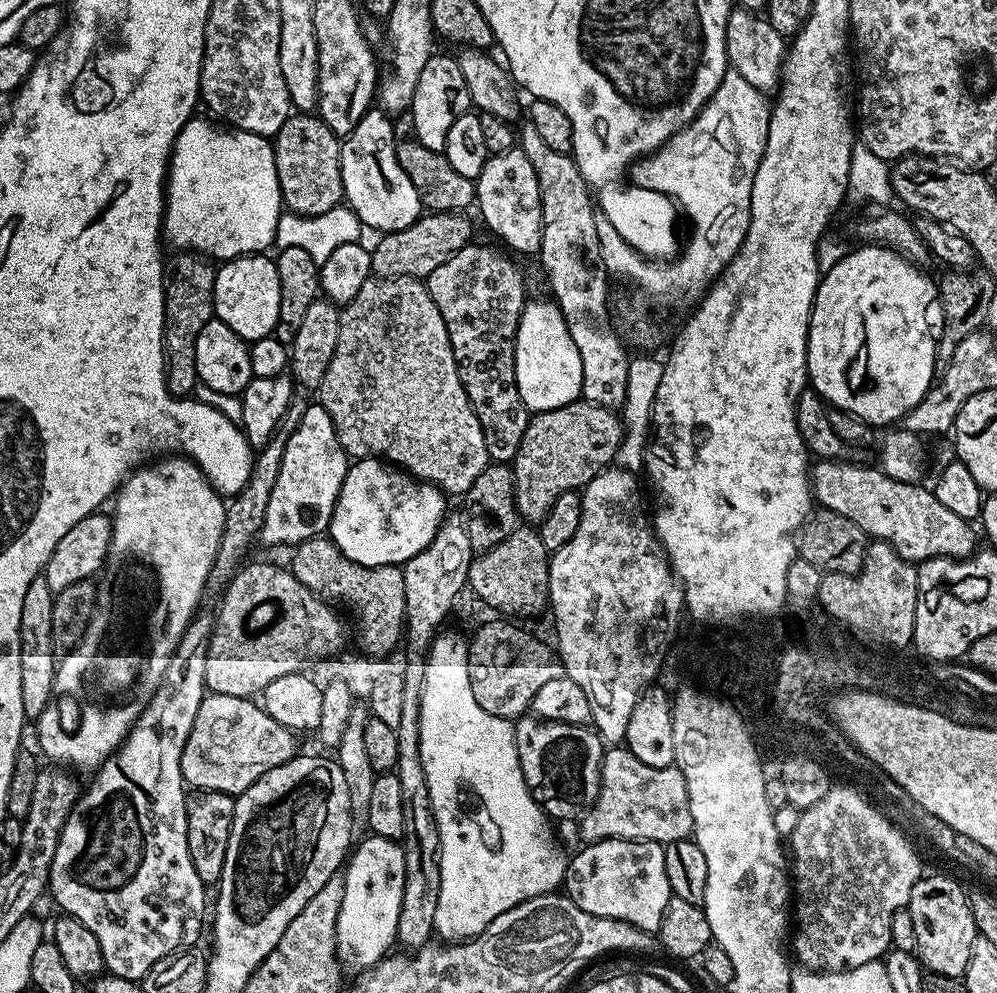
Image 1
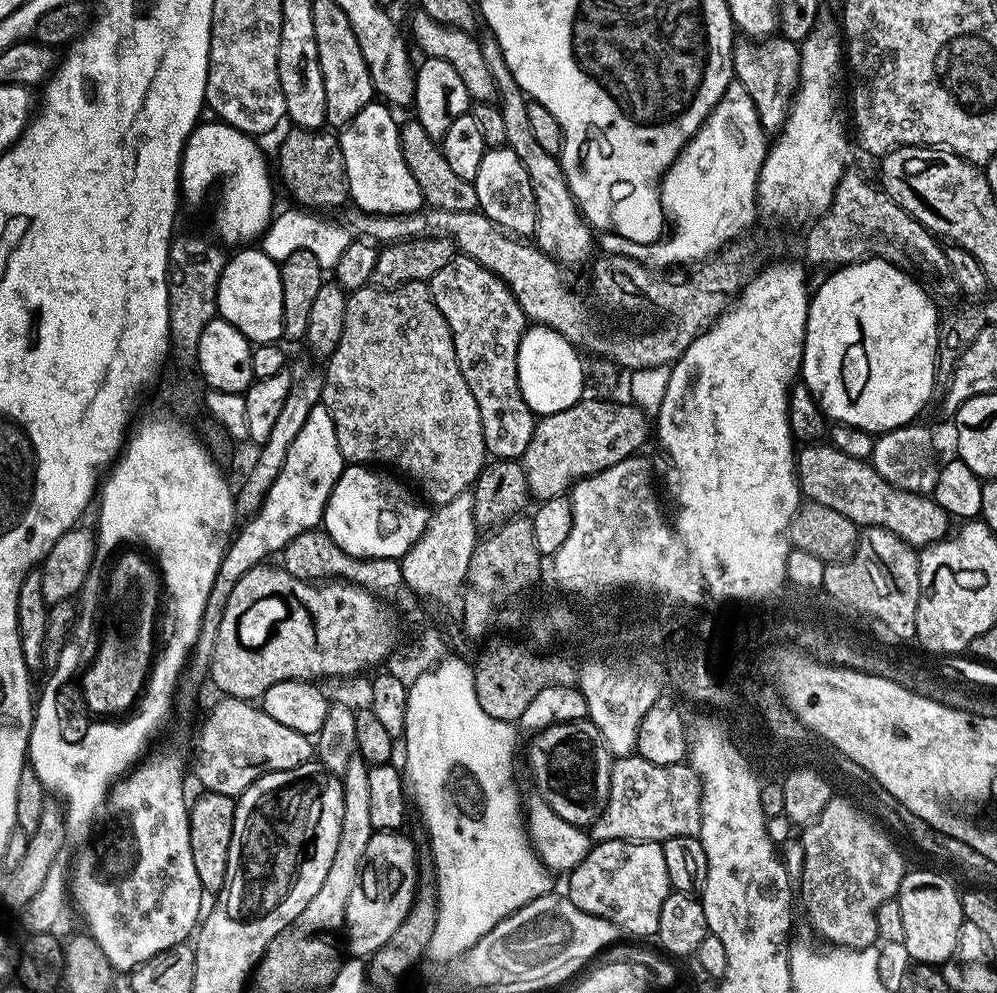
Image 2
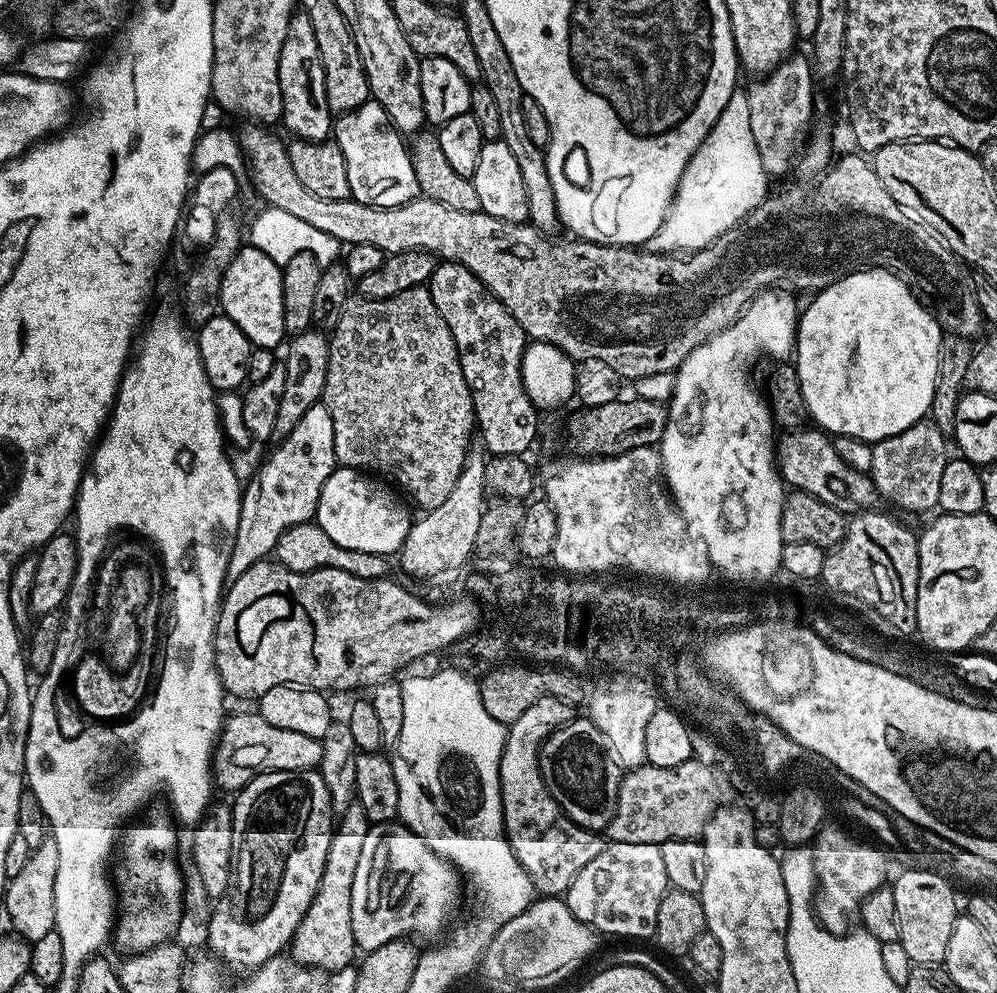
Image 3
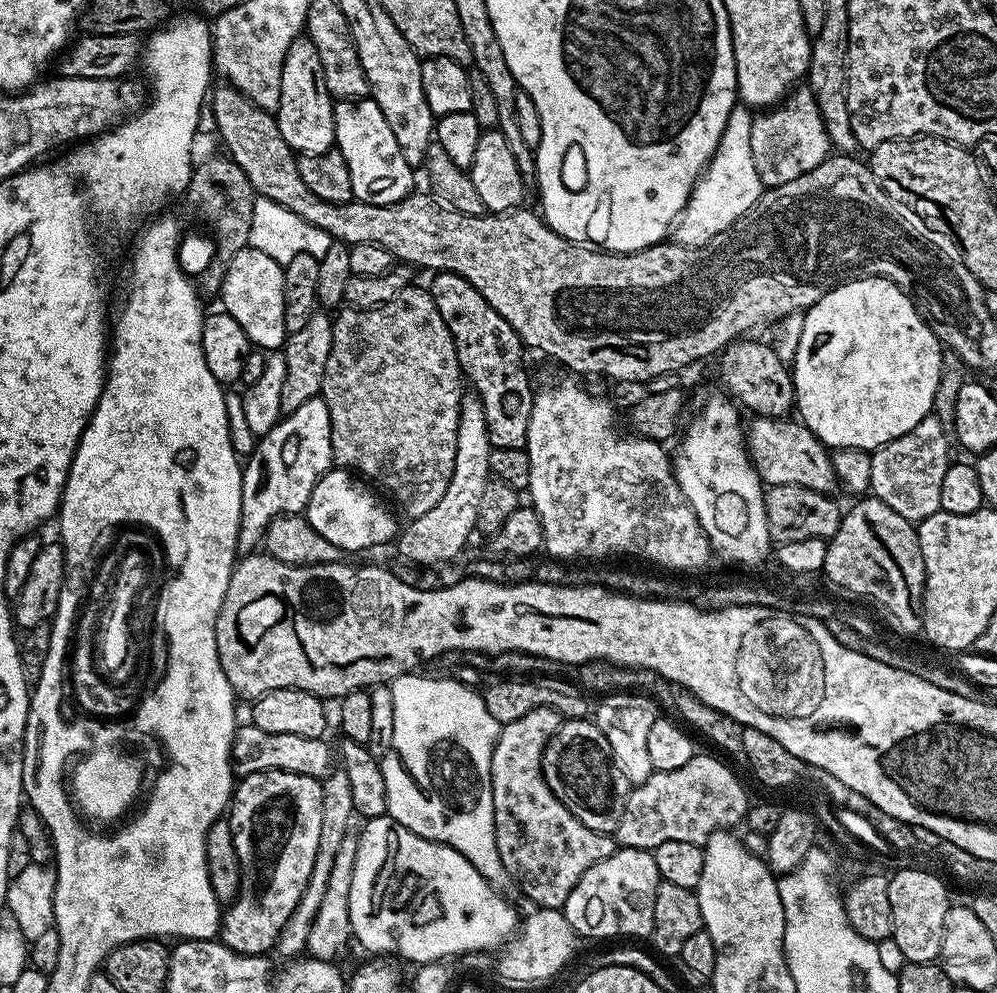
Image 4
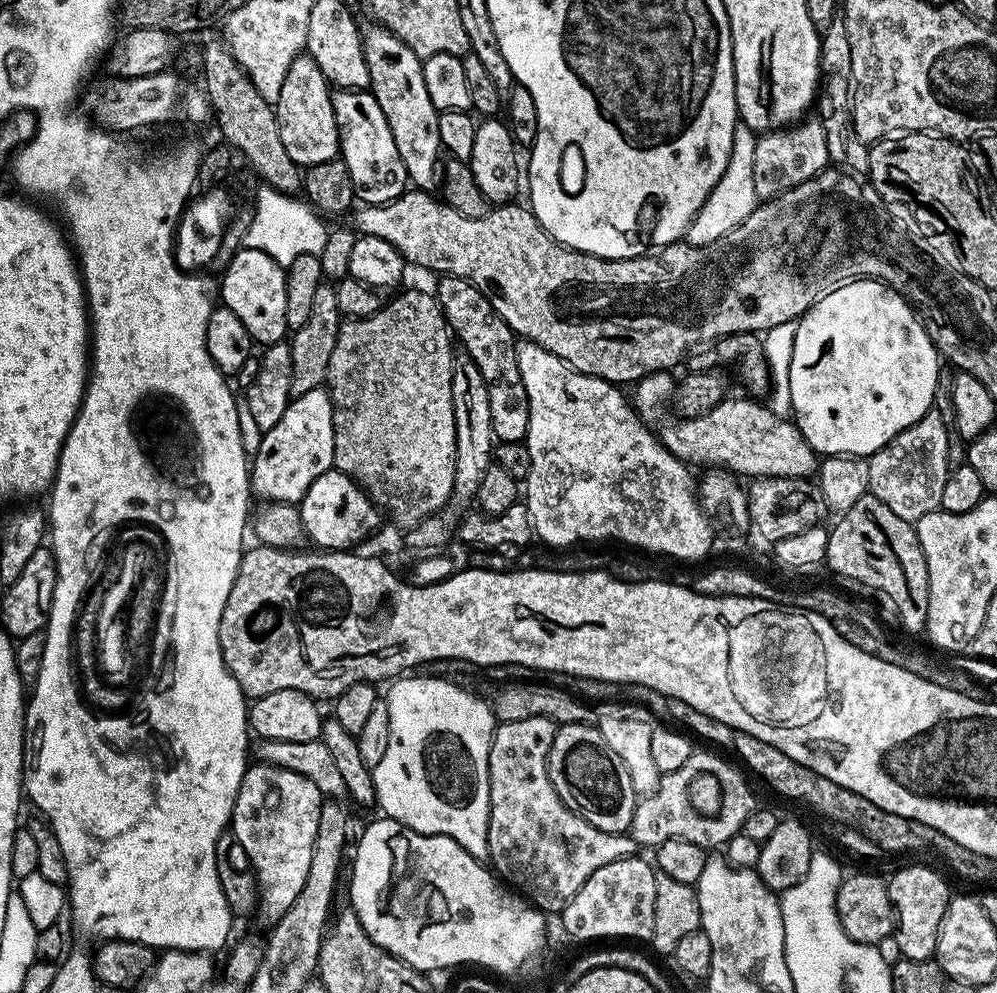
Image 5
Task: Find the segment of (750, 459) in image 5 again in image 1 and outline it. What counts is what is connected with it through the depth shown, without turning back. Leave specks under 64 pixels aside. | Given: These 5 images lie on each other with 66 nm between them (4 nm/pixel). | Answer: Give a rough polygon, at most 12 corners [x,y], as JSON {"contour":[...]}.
{"contour":[[817,459],[815,503],[903,560],[977,551],[923,483]]}

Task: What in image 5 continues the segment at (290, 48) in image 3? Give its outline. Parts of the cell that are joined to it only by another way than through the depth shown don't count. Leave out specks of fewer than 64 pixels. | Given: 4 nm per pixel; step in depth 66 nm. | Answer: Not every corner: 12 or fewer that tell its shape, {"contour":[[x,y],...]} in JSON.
{"contour":[[307,54],[274,105],[301,169],[340,156],[332,92]]}

